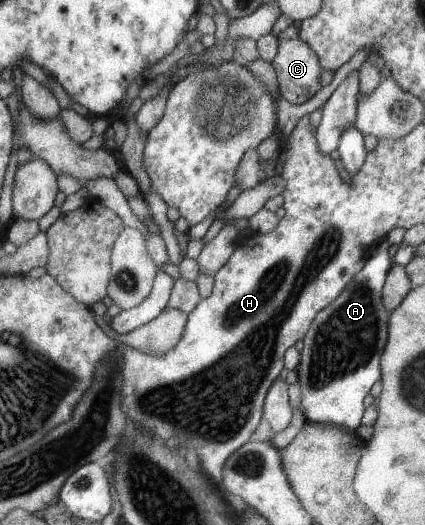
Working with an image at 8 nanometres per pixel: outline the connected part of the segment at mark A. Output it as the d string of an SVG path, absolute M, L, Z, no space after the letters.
M381 240L377 245L371 247L370 252L367 254L367 264L364 269L361 269L360 273L353 277L352 282L347 286L347 288L330 304L326 307L317 317L316 320L312 322L311 328L307 332L307 336L303 340L303 351L300 353L300 363L297 367L297 373L299 374L299 384L301 385L301 407L300 410L305 416L305 420L309 422L316 422L321 424L330 424L336 427L346 428L347 430L356 431L358 427L362 425L361 417L363 416L363 411L365 411L365 397L369 393L369 389L379 381L381 378L381 367L383 366L383 359L381 358L381 353L383 353L383 347L387 347L387 321L391 320L391 313L384 303L383 290L385 283L387 281L388 273L392 268L391 255L389 255L389 243L385 240Z

